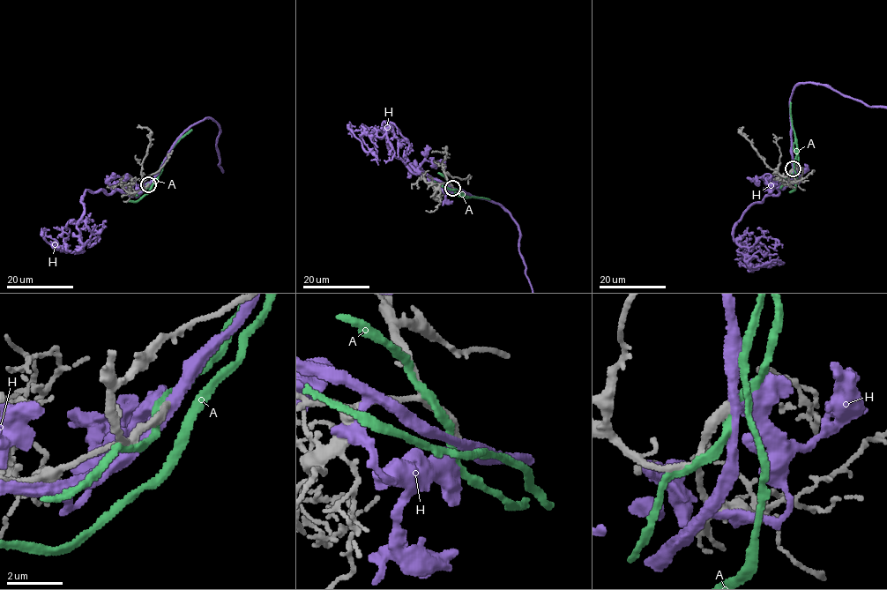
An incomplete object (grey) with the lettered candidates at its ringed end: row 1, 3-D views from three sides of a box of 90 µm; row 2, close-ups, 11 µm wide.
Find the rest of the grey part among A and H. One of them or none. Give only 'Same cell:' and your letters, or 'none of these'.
Same cell: none of these

